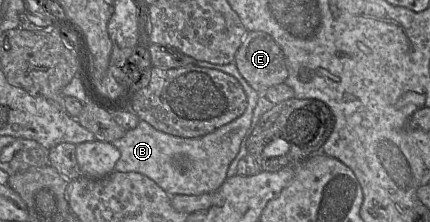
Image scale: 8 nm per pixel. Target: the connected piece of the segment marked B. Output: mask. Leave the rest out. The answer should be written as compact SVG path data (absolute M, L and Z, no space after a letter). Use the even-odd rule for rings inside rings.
M185 55L183 63L184 65L195 65L219 70L236 78L246 94L247 106L244 113L235 120L199 138L182 138L166 134L156 130L147 122L140 120L134 129L126 131L122 138L111 142L120 152L120 158L115 164L114 171L143 174L153 180L169 196L178 194L199 195L217 191L222 186L227 179L229 165L237 156L241 143L251 126L253 110L259 99L259 93L243 78L234 62L219 65ZM177 154L188 156L190 159L189 169L175 170L173 157Z

